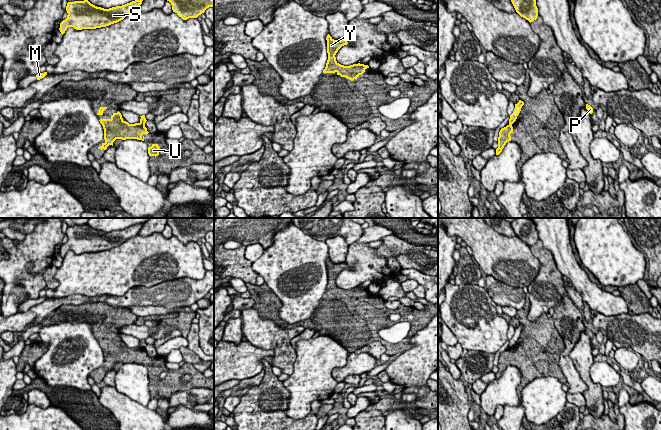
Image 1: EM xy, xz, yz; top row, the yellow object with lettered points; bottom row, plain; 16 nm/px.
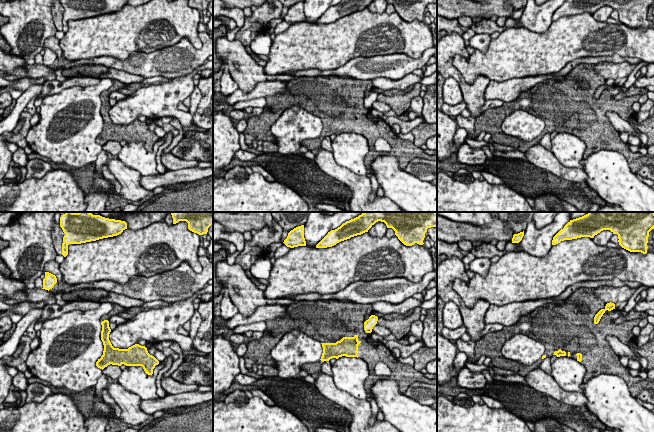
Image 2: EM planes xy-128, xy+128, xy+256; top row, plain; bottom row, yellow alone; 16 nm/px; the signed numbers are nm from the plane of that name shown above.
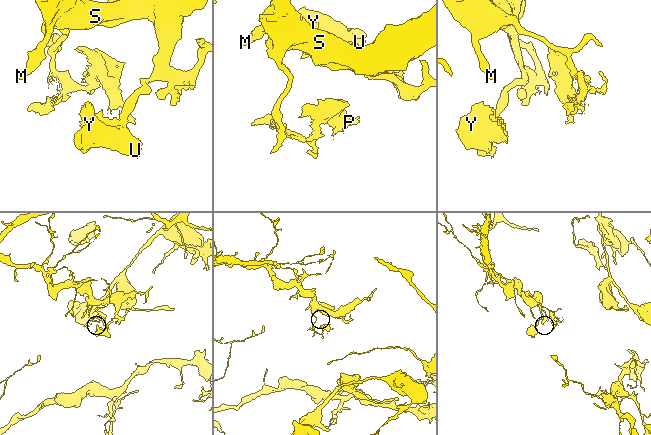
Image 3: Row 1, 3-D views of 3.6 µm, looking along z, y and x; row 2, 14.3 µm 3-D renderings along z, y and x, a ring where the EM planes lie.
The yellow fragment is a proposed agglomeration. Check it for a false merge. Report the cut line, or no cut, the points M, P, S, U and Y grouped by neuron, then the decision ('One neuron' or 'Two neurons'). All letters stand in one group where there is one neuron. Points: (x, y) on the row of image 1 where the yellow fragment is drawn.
Split along yz (509, 123), (511, 124). Groups: M P S / U Y. Two neurons

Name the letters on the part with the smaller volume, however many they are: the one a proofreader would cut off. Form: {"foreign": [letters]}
{"foreign": ["U", "Y"]}

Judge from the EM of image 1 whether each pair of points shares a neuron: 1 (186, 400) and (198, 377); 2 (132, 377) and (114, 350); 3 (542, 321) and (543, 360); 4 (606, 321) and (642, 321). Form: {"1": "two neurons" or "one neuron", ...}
{"1": "two neurons", "2": "two neurons", "3": "one neuron", "4": "one neuron"}

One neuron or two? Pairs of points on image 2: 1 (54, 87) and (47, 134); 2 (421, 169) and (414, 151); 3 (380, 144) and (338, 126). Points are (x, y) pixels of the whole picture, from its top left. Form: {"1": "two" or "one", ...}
{"1": "two", "2": "two", "3": "two"}

